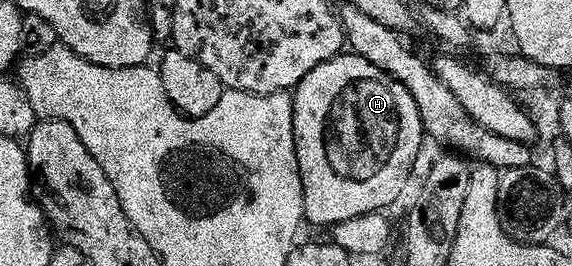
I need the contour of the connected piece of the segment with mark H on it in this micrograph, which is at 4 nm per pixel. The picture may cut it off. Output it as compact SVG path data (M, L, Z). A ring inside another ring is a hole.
M341 53L318 65L294 91L296 156L304 190L304 218L316 227L331 229L354 217L387 212L404 195L420 146L426 143L424 126L414 97L396 79L370 65L361 55Z

